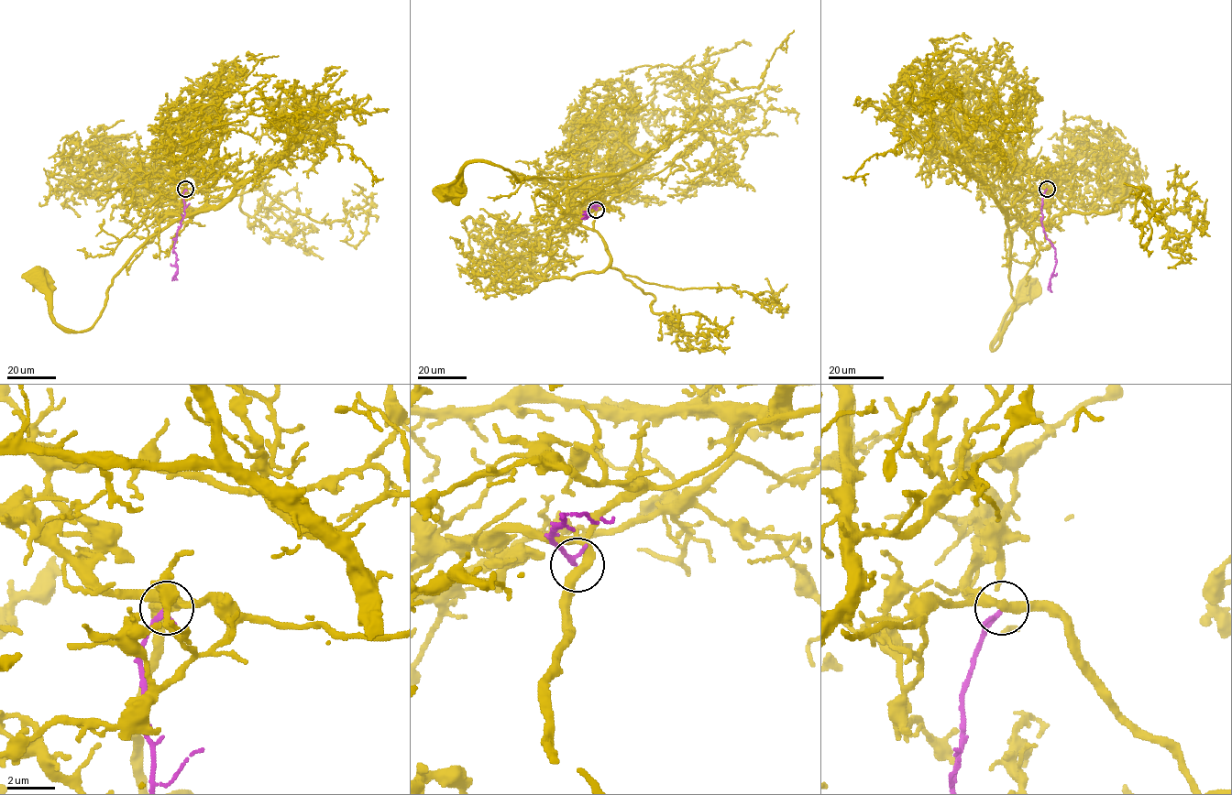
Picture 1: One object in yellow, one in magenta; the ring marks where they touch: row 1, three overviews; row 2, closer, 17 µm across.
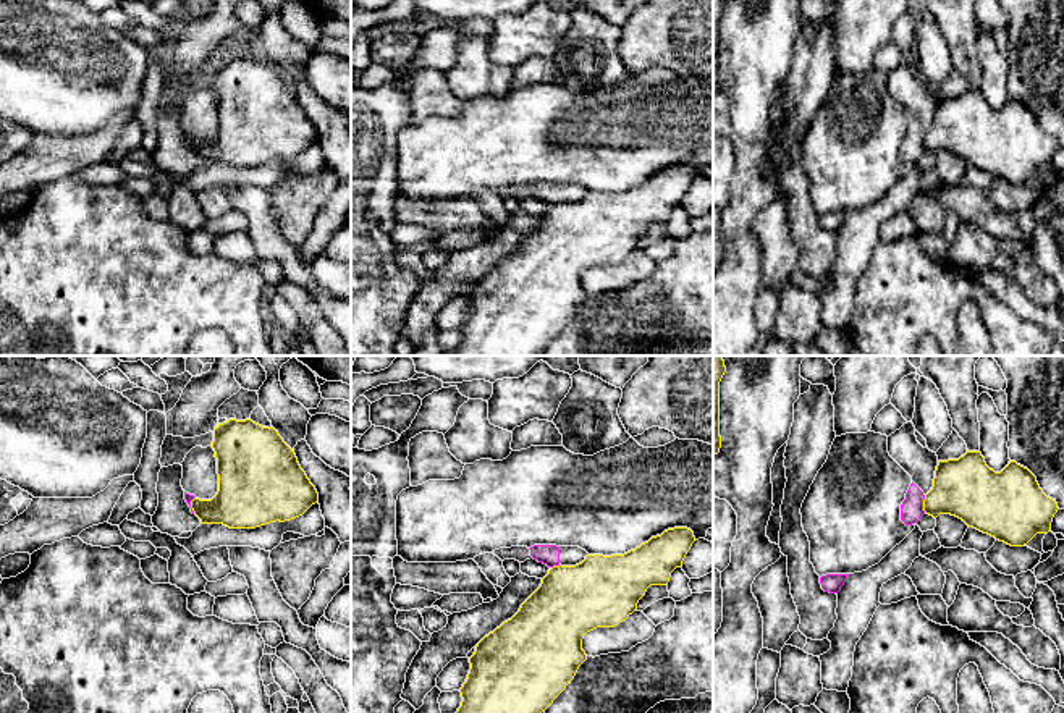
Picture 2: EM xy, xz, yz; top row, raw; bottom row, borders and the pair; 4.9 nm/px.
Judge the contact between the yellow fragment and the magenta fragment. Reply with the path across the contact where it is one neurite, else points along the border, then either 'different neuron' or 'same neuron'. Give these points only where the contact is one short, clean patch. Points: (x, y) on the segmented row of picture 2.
border yz (925, 495), (924, 511); different neuron

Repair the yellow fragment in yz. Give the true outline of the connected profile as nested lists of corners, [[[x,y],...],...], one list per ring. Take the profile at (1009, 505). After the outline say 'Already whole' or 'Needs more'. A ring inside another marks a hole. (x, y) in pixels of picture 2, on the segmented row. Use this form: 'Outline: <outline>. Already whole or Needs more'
Outline: [[[969,449],[959,459],[938,461],[933,487],[923,500],[923,511],[935,519],[939,514],[956,516],[969,527],[1011,546],[1024,546],[1037,534],[1051,532],[1058,509],[1056,500],[1043,493],[1037,477],[1027,467],[1009,461],[1001,472],[994,472],[980,451]]]. Already whole

